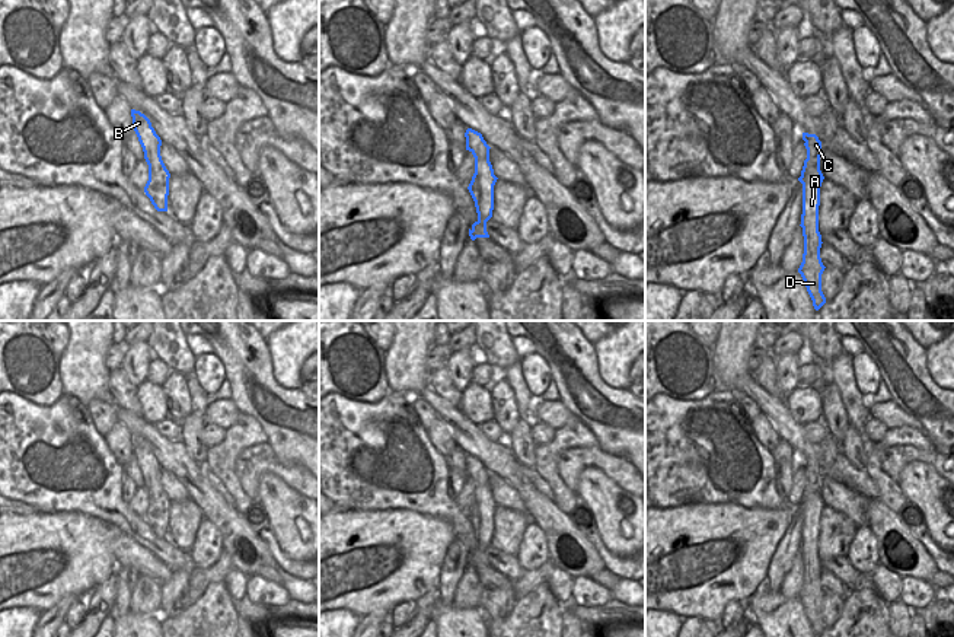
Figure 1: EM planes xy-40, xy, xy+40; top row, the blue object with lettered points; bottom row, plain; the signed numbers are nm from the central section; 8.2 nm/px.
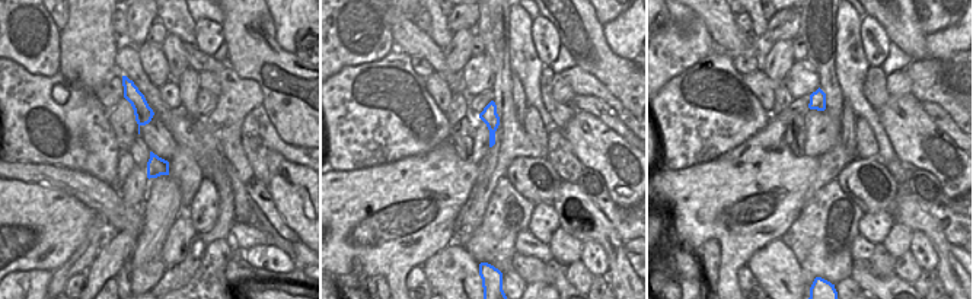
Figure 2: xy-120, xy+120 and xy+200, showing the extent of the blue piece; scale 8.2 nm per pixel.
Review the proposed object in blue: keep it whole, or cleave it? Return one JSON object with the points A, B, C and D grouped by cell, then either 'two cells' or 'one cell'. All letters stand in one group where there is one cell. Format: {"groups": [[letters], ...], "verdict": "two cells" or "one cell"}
{"groups": [["A", "B", "D"], ["C"]], "verdict": "two cells"}

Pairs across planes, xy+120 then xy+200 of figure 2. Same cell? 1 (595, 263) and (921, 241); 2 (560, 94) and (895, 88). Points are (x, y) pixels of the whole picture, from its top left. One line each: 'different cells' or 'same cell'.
1: same cell
2: same cell

